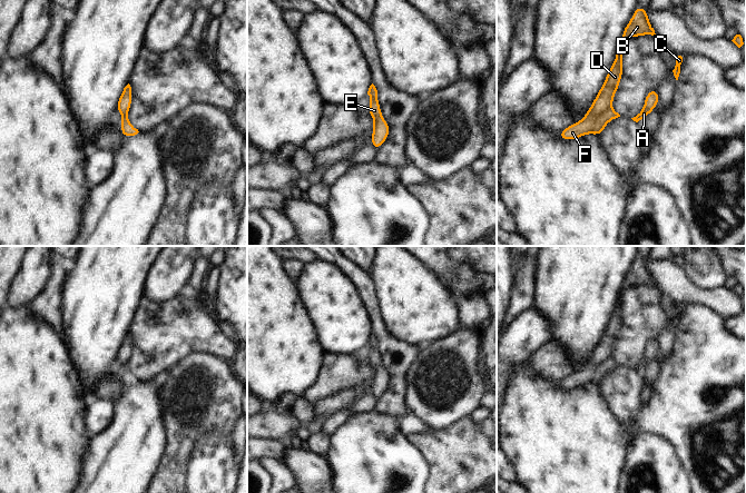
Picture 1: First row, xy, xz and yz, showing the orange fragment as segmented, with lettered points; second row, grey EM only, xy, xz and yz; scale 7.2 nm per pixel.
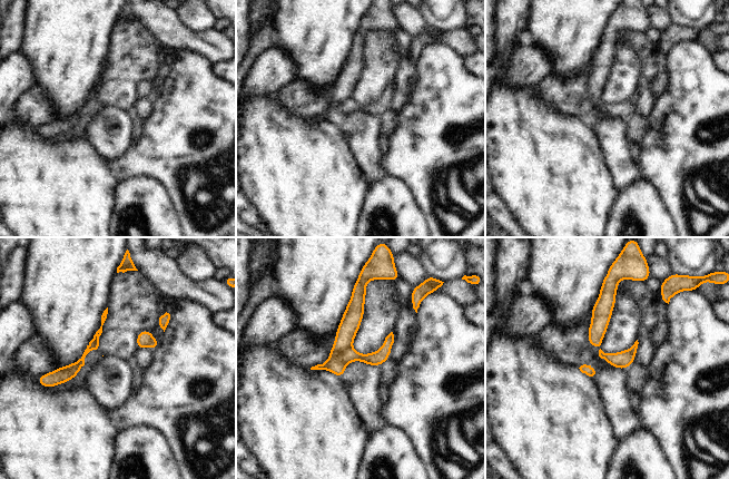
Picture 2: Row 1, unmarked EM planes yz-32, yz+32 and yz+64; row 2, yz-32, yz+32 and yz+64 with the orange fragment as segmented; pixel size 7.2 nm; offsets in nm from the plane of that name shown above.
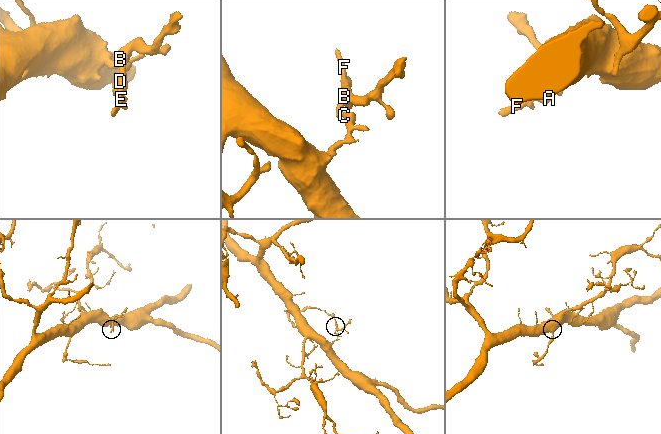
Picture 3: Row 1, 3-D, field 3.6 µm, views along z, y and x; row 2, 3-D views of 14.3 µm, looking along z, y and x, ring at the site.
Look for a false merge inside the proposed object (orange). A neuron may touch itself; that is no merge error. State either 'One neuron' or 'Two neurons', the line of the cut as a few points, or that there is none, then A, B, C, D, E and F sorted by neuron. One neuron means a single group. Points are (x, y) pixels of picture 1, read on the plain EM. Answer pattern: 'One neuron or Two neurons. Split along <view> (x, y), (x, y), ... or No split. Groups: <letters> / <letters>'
Two neurons. Split along yz (610, 356), (599, 366), (604, 374). Groups: A C E / B D F

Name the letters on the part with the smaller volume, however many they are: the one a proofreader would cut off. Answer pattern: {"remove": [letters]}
{"remove": ["B", "D", "F"]}

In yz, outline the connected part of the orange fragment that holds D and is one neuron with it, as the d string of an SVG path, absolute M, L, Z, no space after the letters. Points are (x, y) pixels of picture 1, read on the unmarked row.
M638 255L634 260L634 265L629 273L622 280L615 310L605 328L603 335L593 348L592 355L588 358L586 365L580 371L559 382L559 387L563 390L572 390L587 383L600 385L603 382L605 374L600 371L599 366L611 357L614 345L618 339L619 332L622 327L624 293L631 286L645 284L656 285L655 279L648 269L647 260L642 256Z

